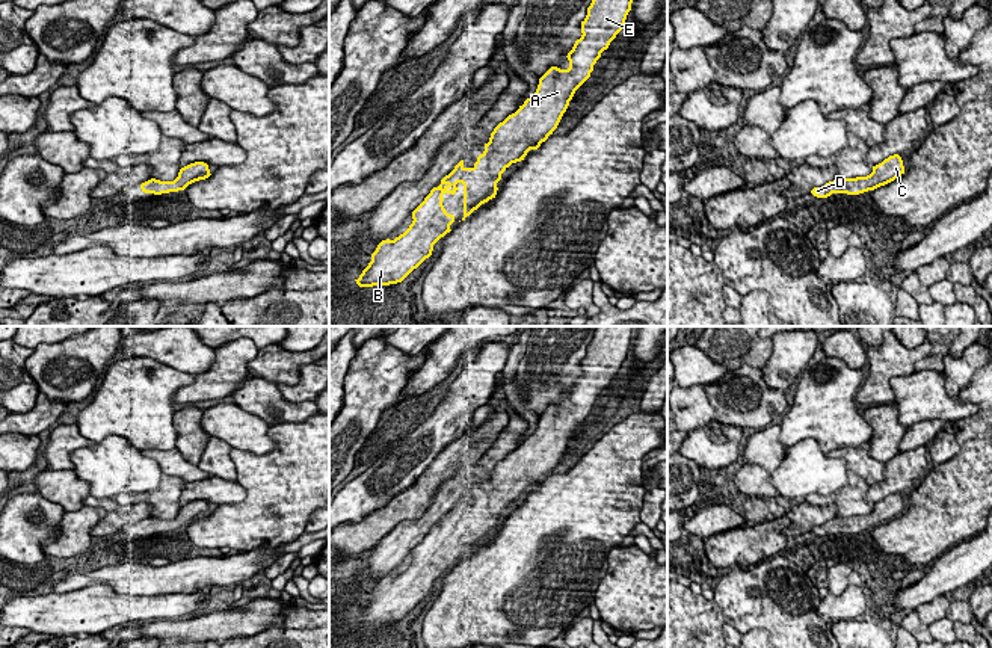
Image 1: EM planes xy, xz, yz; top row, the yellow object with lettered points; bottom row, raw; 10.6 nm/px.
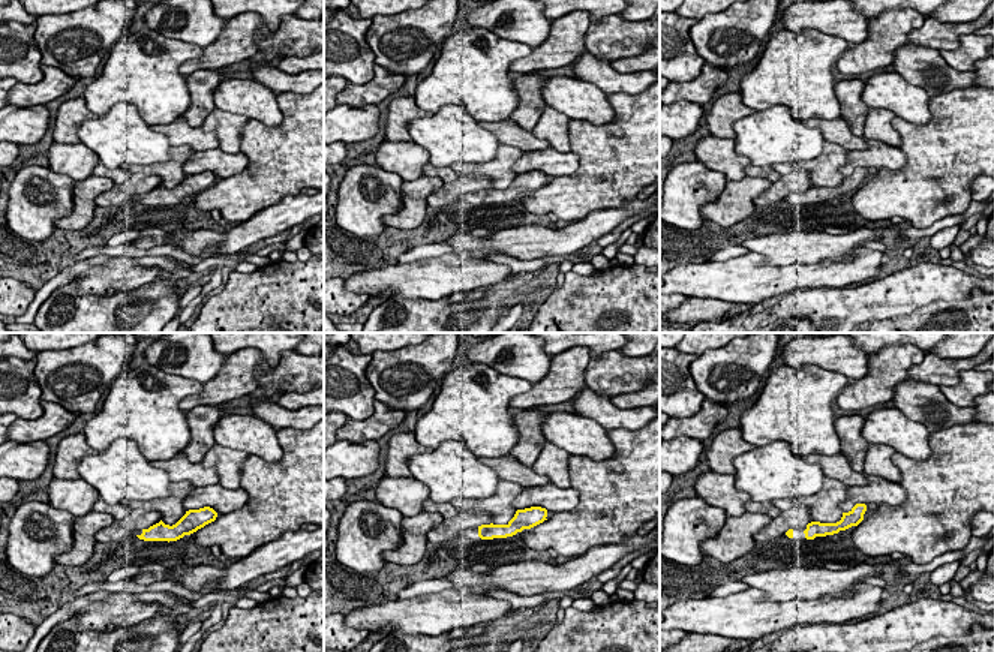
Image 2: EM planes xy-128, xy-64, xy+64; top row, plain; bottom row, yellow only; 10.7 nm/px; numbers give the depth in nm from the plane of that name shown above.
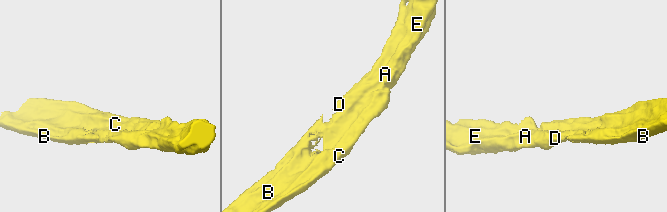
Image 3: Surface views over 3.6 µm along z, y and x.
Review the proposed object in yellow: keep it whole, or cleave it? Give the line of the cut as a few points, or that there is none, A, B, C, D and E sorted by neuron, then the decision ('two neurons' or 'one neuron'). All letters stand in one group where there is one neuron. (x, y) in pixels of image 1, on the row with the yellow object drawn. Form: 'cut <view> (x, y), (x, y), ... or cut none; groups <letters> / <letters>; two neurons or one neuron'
cut none; groups A B C D E; one neuron

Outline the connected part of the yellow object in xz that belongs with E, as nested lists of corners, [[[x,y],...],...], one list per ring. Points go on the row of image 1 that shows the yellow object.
[[[592,0],[587,8],[587,15],[581,21],[581,38],[575,41],[568,53],[569,68],[560,69],[551,66],[541,79],[536,92],[524,101],[519,109],[500,122],[491,133],[489,142],[485,143],[485,151],[477,157],[473,168],[465,168],[461,160],[454,169],[441,180],[438,187],[433,187],[424,201],[412,211],[412,224],[394,240],[382,240],[371,254],[371,261],[362,270],[356,281],[359,287],[390,285],[402,282],[414,269],[432,255],[433,245],[450,233],[450,225],[454,216],[445,211],[442,195],[454,195],[464,184],[464,218],[470,216],[482,204],[495,198],[497,183],[501,174],[516,162],[524,160],[530,150],[538,150],[542,142],[557,128],[563,113],[575,91],[590,77],[593,65],[601,57],[601,53],[608,48],[610,42],[624,29],[633,0]]]

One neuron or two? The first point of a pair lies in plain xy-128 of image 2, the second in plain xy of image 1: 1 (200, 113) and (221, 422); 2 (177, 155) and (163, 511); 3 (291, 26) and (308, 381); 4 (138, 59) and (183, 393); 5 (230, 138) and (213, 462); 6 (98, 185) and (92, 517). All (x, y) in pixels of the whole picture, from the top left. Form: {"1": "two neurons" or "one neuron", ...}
{"1": "two neurons", "2": "one neuron", "3": "two neurons", "4": "two neurons", "5": "one neuron", "6": "one neuron"}

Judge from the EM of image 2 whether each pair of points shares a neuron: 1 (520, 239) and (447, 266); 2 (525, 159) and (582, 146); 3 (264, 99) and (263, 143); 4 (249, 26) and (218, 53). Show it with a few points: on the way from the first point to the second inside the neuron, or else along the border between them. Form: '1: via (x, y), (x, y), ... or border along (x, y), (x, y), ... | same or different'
1: border along (453, 252), (459, 257) | different
2: border along (571, 150), (579, 158), (579, 168), (573, 174) | different
3: border along (275, 95), (282, 120), (278, 125), (266, 126) | different
4: via (242, 33), (225, 50) | same

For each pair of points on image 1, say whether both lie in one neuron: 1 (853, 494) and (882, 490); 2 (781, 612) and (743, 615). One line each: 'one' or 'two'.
1: two
2: one

